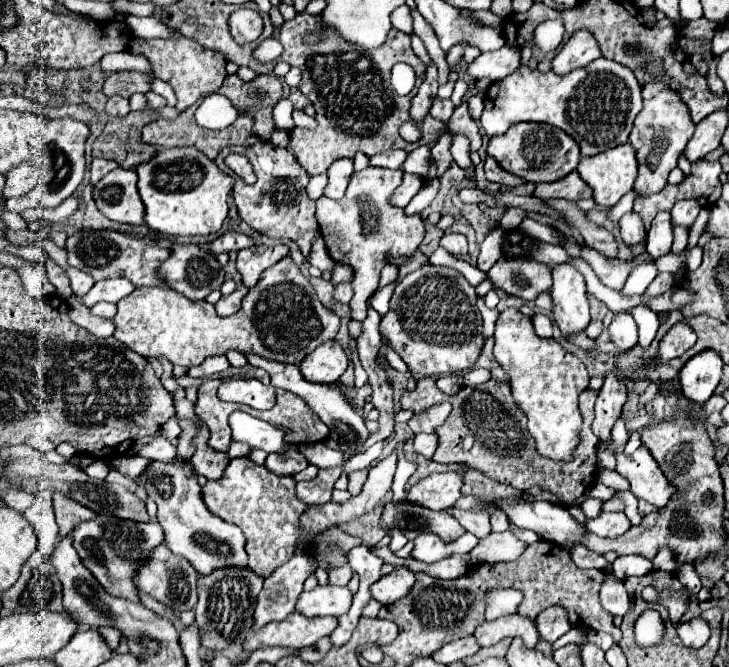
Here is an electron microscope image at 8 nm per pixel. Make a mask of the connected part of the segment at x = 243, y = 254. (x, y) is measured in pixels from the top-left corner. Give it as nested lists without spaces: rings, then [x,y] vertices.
[[[275,245],[271,249],[263,249],[263,247],[247,247],[241,249],[237,255],[237,271],[243,277],[245,287],[253,287],[259,281],[259,275],[271,267],[273,263],[277,263],[279,259],[289,255],[289,247],[287,245]]]

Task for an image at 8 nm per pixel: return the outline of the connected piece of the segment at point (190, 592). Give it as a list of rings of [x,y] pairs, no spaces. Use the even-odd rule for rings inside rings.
[[[165,545],[157,547],[147,565],[143,563],[143,567],[139,569],[137,577],[135,577],[135,583],[139,585],[141,591],[145,591],[147,595],[151,595],[153,599],[157,599],[159,603],[163,605],[169,605],[173,607],[175,611],[191,611],[197,603],[197,571],[191,567],[191,563],[187,563],[187,559],[171,553]]]

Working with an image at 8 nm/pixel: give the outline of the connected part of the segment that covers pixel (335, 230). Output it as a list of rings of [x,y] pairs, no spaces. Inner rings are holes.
[[[367,167],[353,173],[351,183],[343,199],[317,199],[317,223],[327,243],[329,255],[353,269],[353,299],[349,303],[351,317],[363,321],[367,315],[367,299],[379,287],[379,273],[387,265],[387,255],[413,255],[425,237],[425,223],[421,215],[407,215],[403,209],[395,209],[389,203],[391,193],[399,187],[403,171],[387,171],[379,167]]]

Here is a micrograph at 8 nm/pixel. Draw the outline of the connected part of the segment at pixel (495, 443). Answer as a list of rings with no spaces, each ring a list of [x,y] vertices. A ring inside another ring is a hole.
[[[427,377],[427,379],[421,379],[421,383],[417,383],[417,387],[413,391],[405,389],[401,393],[401,407],[409,409],[409,411],[413,411],[417,415],[417,413],[423,413],[429,407],[433,407],[437,403],[443,403],[443,401],[449,401],[453,405],[453,411],[447,417],[447,421],[435,429],[435,433],[439,435],[439,447],[437,447],[437,451],[433,455],[433,461],[437,461],[437,463],[465,463],[467,467],[483,471],[487,477],[491,477],[491,479],[495,479],[499,483],[511,485],[511,487],[515,487],[515,489],[519,489],[523,493],[527,489],[531,489],[531,487],[539,487],[543,491],[549,491],[549,493],[557,495],[561,501],[569,503],[569,501],[579,499],[585,493],[585,489],[589,487],[589,481],[591,481],[589,477],[595,477],[595,471],[597,471],[597,467],[595,467],[595,449],[597,449],[599,439],[591,431],[595,399],[597,399],[597,391],[591,391],[591,389],[585,389],[579,395],[579,411],[583,415],[583,427],[579,431],[579,447],[573,451],[573,459],[571,461],[551,461],[551,459],[547,459],[547,457],[543,457],[543,455],[539,455],[535,451],[535,441],[533,441],[531,433],[527,431],[527,417],[525,417],[525,413],[513,401],[509,385],[507,383],[499,383],[495,379],[489,379],[487,383],[475,385],[475,387],[465,385],[465,387],[459,389],[457,395],[447,395],[447,393],[443,393],[437,387],[437,383],[435,383],[433,377]],[[467,435],[471,435],[475,439],[475,445],[473,445],[471,451],[467,451],[467,447],[471,447],[471,443],[463,441],[463,437],[467,437]]]

